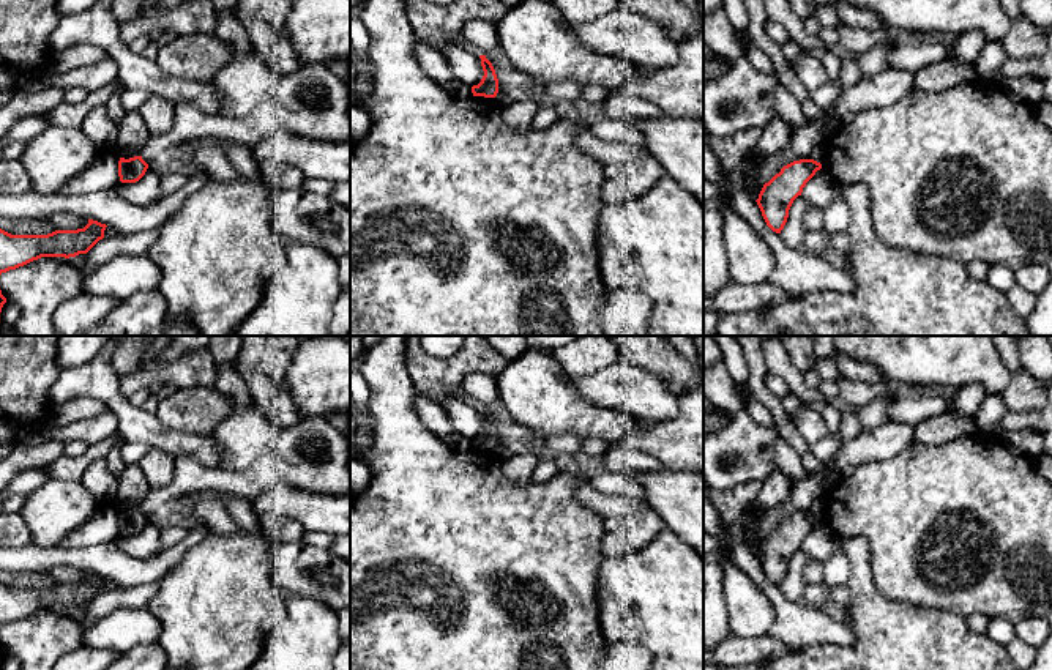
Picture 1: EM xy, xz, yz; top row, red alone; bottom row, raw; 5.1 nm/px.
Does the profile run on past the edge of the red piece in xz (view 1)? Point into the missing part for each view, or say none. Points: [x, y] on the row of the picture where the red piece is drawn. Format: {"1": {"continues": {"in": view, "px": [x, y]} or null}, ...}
{"1": {"continues": null}}

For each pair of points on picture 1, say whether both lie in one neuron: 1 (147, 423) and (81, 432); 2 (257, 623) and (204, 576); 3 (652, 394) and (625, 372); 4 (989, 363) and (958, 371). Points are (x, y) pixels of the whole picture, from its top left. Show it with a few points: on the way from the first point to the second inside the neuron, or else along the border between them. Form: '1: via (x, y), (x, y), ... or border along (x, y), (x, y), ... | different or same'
1: border along (109, 409), (115, 416), (119, 431) | different
2: via (245, 617), (216, 588) | same
3: via (645, 393), (631, 379) | same
4: via (981, 363), (966, 363) | same

